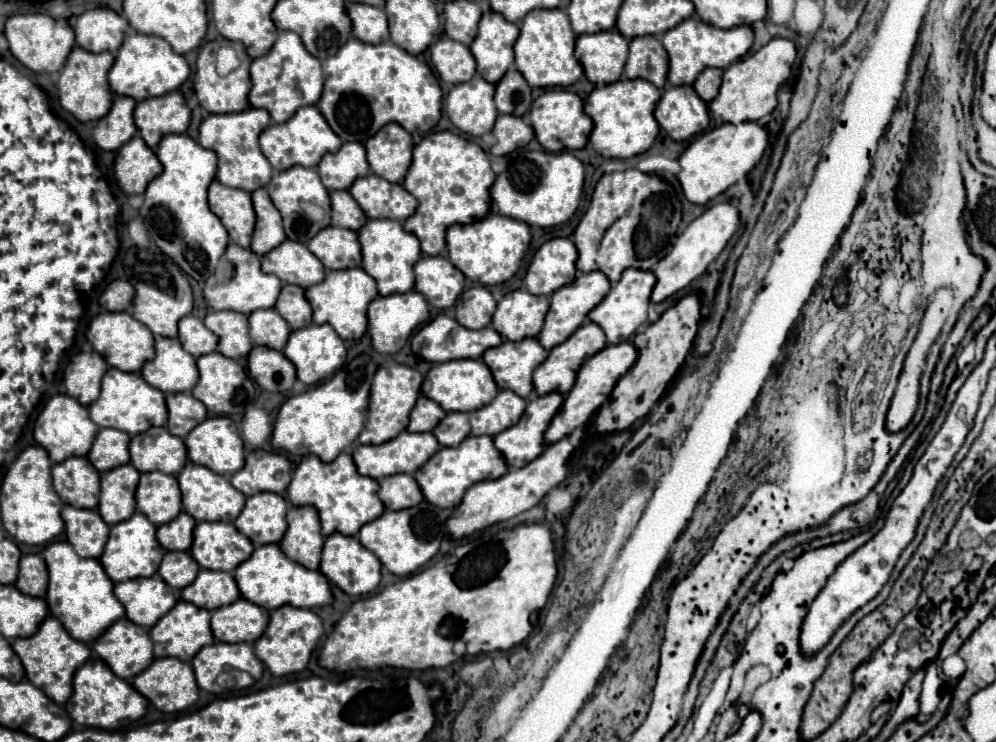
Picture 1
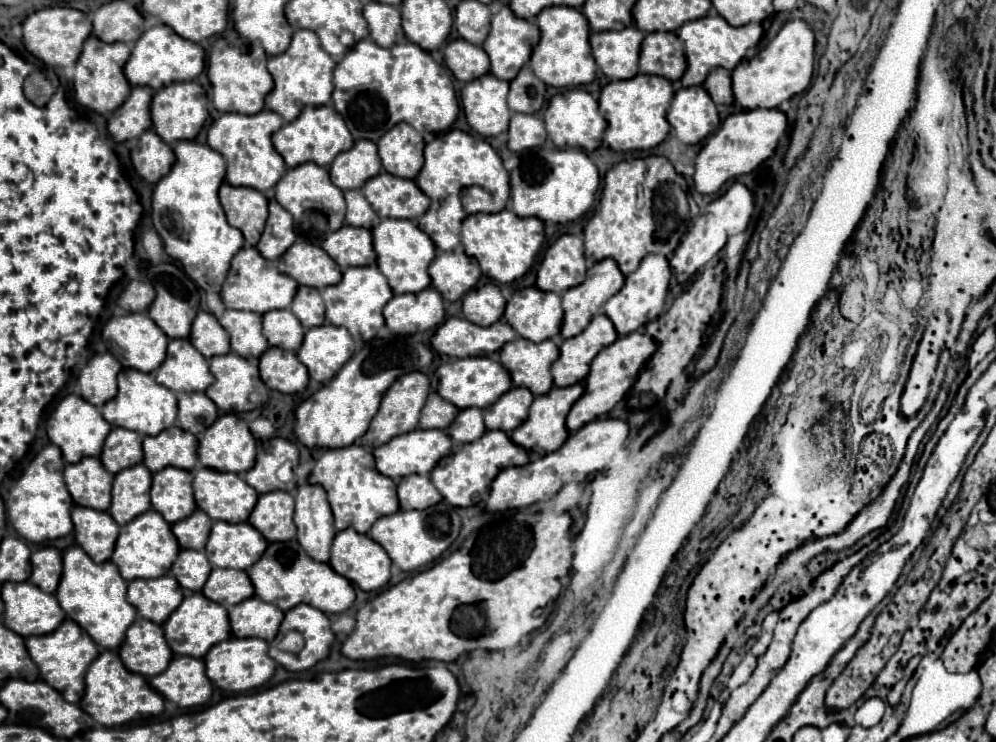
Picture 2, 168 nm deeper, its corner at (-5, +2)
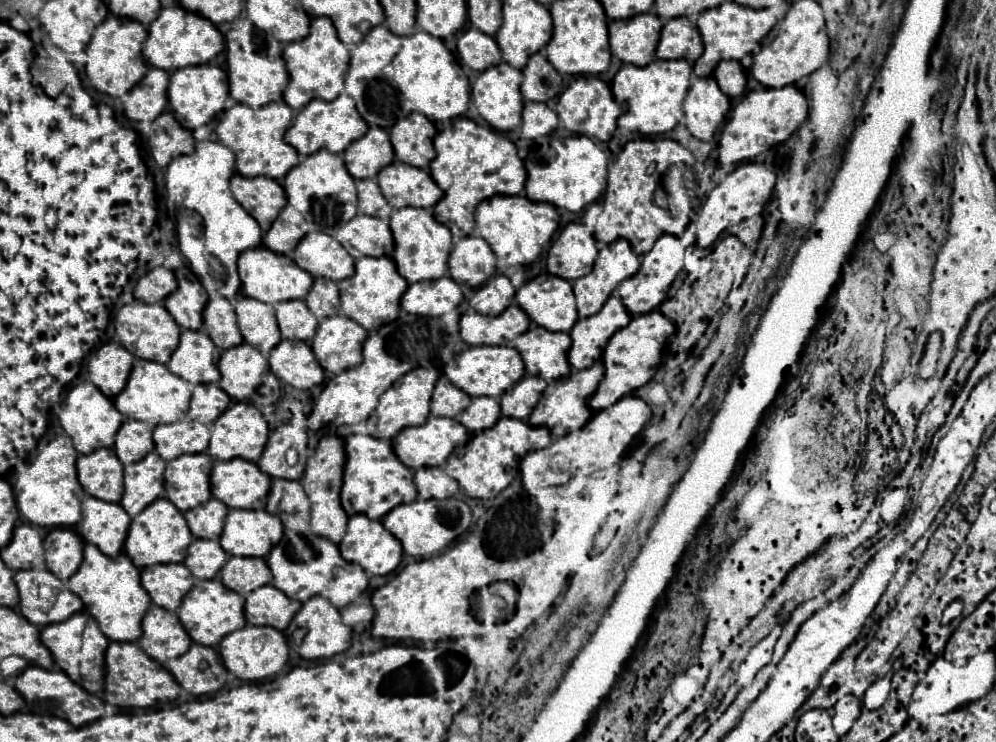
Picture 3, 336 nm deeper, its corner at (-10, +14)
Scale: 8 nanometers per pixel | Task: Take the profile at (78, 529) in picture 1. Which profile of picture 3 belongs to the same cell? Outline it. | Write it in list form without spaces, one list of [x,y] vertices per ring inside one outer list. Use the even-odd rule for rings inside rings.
[[[85,494],[83,502],[83,518],[79,522],[81,534],[85,540],[93,542],[103,554],[115,556],[121,546],[129,526],[129,514],[115,502],[103,502],[95,496]]]

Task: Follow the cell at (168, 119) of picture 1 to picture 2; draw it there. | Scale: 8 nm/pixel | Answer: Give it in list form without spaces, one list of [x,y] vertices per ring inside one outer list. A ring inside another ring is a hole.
[[[172,82],[170,86],[158,90],[152,100],[152,122],[154,130],[166,144],[178,140],[194,140],[208,118],[208,96],[198,82]]]

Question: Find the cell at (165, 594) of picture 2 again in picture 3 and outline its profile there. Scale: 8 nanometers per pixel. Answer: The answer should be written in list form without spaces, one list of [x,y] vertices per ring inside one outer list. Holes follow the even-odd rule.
[[[155,564],[141,570],[141,586],[153,604],[177,610],[181,598],[193,584],[193,574],[185,564]]]

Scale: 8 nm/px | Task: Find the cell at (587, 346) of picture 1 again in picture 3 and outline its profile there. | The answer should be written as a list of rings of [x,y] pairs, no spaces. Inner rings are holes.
[[[615,296],[607,298],[599,314],[591,318],[579,318],[569,332],[571,336],[571,348],[567,352],[569,366],[577,370],[593,366],[603,346],[611,338],[611,334],[627,326],[629,320],[631,316],[627,314],[625,306]]]

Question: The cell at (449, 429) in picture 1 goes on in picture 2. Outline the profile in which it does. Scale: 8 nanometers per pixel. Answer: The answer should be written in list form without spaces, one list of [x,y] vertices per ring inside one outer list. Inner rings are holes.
[[[466,408],[462,410],[456,420],[446,428],[450,438],[454,442],[474,442],[478,440],[484,432],[486,426],[482,422],[482,410],[480,408]]]

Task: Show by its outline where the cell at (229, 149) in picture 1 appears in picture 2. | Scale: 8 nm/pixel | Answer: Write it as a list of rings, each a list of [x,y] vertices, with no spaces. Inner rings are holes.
[[[262,110],[254,116],[222,114],[208,130],[208,146],[220,152],[226,160],[226,182],[232,186],[248,186],[266,192],[276,186],[278,178],[286,172],[282,156],[272,146],[272,134],[284,126],[282,116],[272,110]]]

